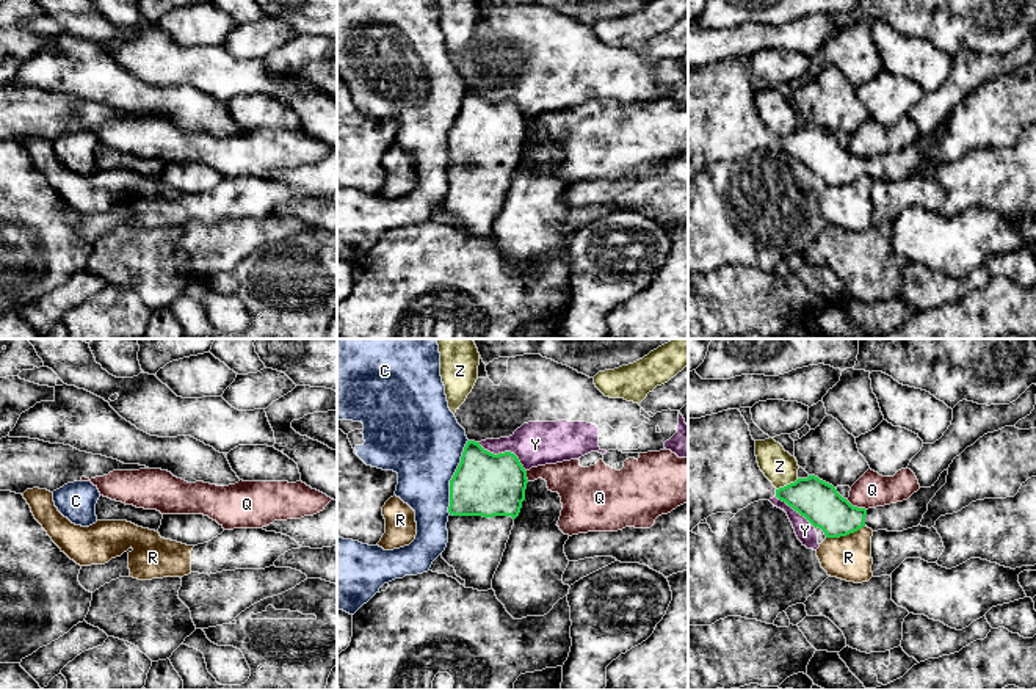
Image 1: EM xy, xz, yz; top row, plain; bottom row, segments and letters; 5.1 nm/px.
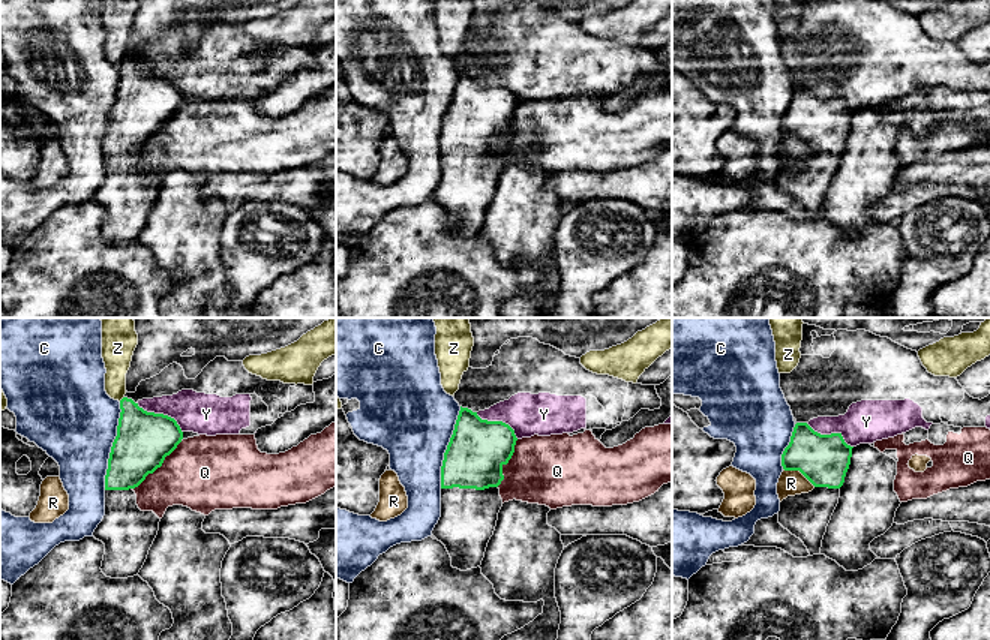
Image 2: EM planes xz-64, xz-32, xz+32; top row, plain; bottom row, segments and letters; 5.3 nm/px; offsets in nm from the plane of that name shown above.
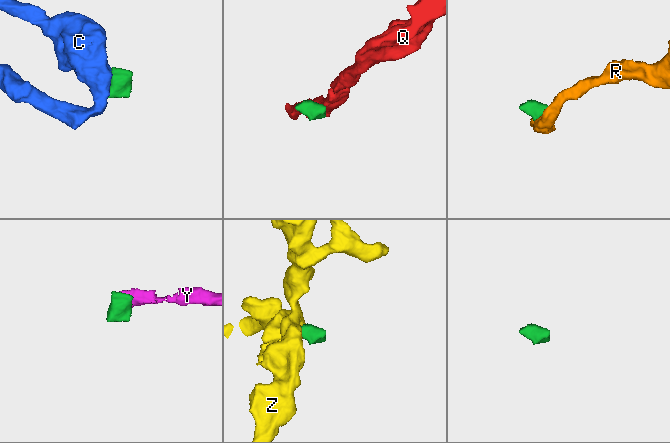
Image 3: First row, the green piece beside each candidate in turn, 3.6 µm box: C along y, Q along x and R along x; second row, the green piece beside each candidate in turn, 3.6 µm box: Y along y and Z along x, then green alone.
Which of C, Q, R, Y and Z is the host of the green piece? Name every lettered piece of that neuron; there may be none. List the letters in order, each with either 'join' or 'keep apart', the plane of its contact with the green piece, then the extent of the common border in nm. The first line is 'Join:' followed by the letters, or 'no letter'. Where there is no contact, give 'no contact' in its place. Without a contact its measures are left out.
Join: no letter
C: keep apart | xz | 400 nm
Q: keep apart | yz | 130 nm
R: keep apart | yz | 220 nm
Y: keep apart | xz | 280 nm
Z: keep apart | yz | 130 nm

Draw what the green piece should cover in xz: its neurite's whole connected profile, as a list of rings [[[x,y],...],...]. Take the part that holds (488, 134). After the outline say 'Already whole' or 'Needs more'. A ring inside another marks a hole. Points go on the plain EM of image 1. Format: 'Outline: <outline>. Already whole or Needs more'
Outline: [[[467,89],[450,129],[448,191],[442,201],[465,237],[492,238],[527,132],[527,119],[514,102],[494,104]]]. Needs more

